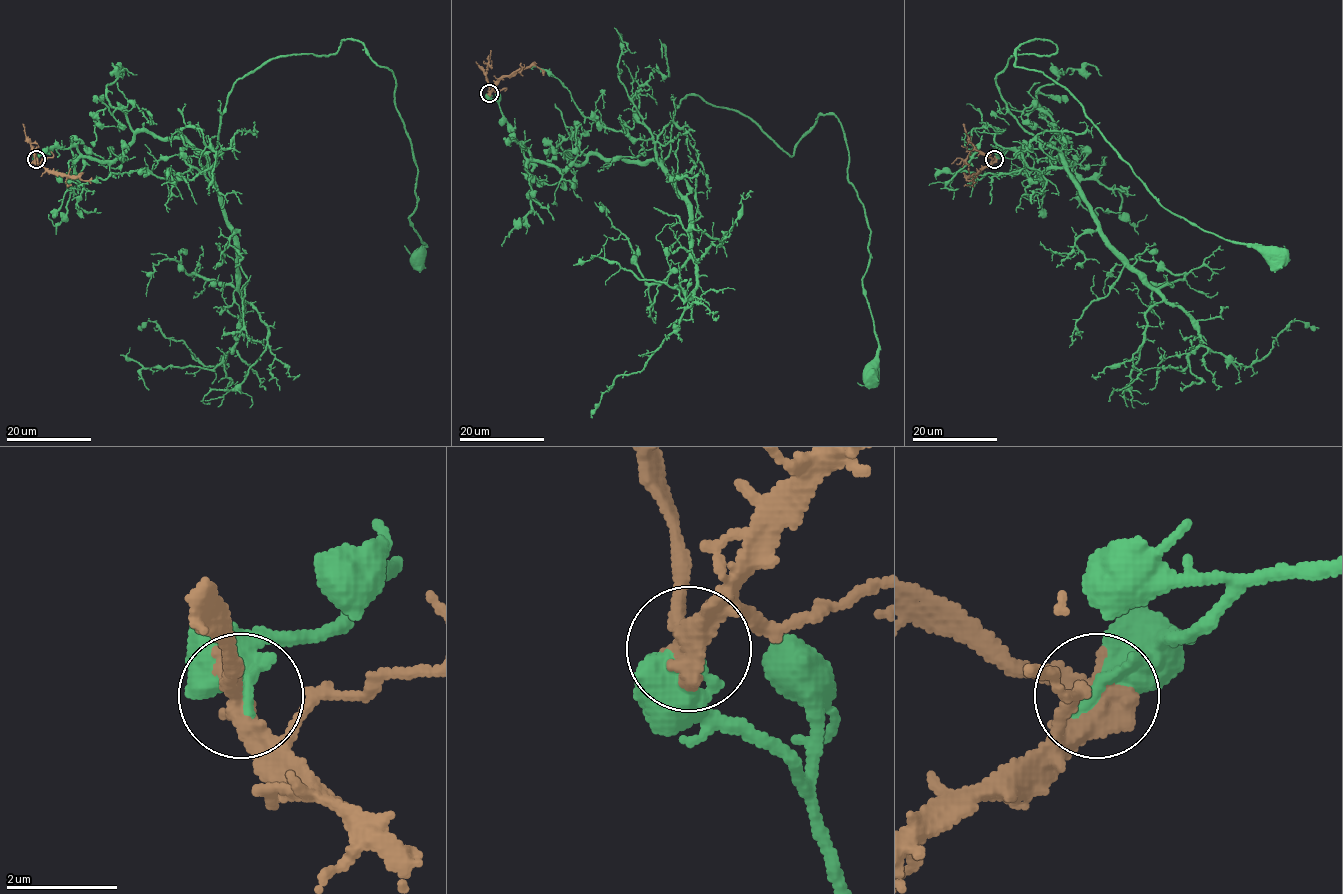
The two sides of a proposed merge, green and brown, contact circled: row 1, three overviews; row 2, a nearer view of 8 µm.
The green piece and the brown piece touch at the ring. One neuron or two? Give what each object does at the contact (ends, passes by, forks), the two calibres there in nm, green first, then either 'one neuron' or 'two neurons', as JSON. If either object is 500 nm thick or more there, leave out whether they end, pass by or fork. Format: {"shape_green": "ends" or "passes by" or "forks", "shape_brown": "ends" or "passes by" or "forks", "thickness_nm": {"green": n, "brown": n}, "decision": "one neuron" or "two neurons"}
{"shape_green": "ends", "shape_brown": "passes by", "thickness_nm": {"green": 400, "brown": 460}, "decision": "two neurons"}

